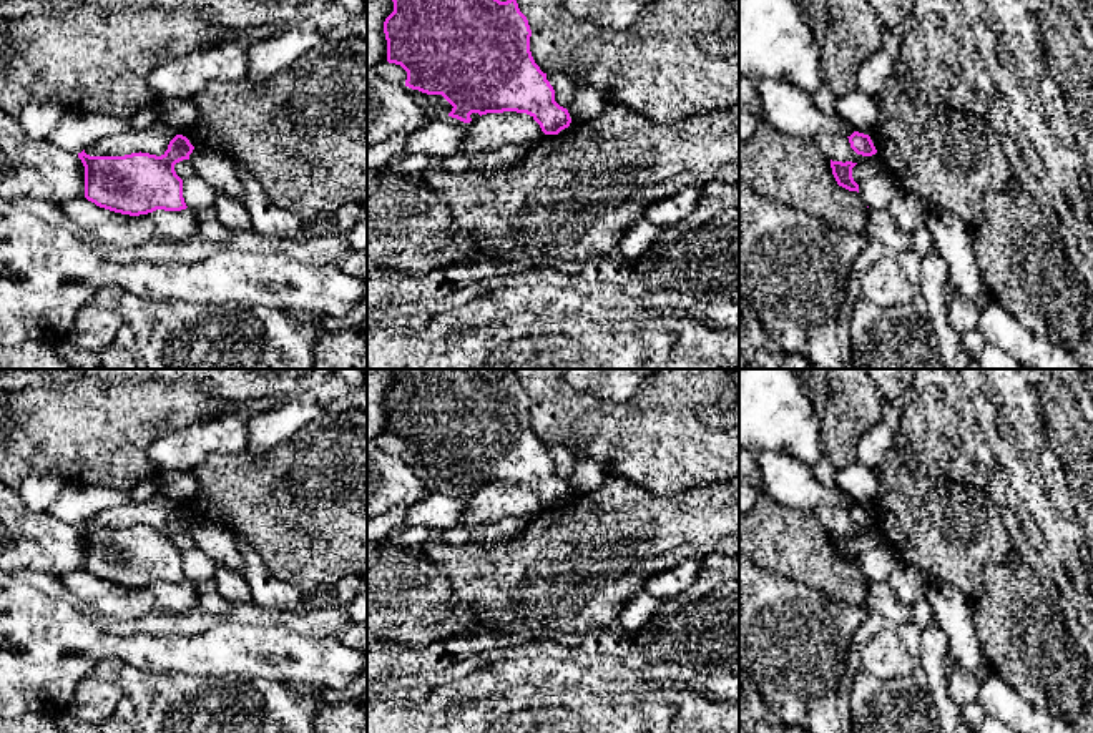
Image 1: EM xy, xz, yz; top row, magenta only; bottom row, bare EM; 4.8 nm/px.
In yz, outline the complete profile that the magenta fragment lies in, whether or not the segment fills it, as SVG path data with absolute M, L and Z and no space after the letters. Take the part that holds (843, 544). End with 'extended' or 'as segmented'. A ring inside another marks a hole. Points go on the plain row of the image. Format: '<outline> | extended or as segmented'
M831 532L832 547L834 547L837 557L849 562L849 563L859 565L859 557L852 550L852 540L855 537L857 535L852 535L852 534L842 535L842 534L832 534Z | as segmented

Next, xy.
M176 507L161 527L90 529L78 525L85 539L85 570L100 580L140 588L156 582L186 582L183 552L174 537L189 532L194 519Z | as segmented

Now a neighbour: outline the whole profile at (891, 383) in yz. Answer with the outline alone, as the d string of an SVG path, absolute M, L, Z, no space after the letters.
M864 369L884 399L894 401L912 386L912 369Z

